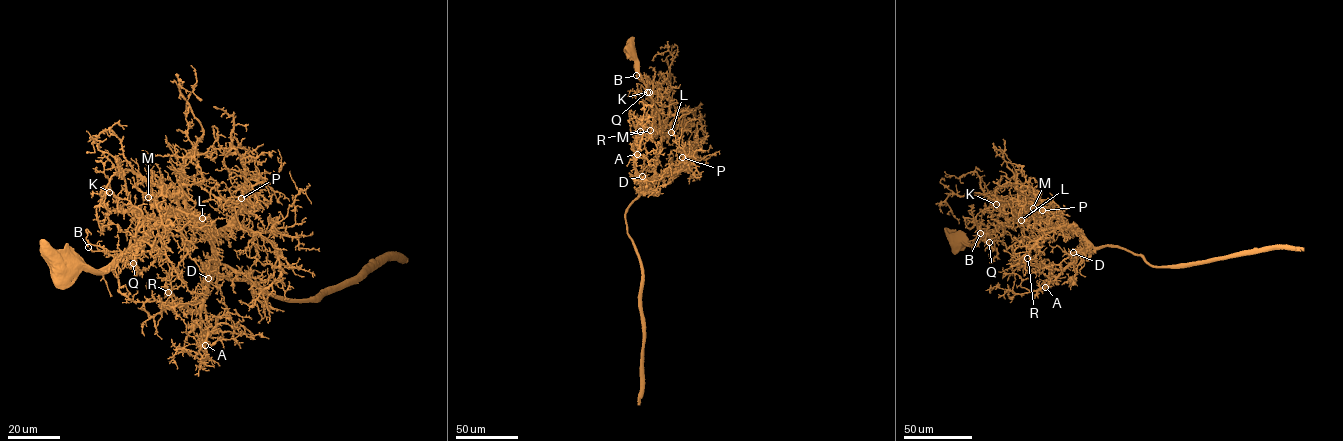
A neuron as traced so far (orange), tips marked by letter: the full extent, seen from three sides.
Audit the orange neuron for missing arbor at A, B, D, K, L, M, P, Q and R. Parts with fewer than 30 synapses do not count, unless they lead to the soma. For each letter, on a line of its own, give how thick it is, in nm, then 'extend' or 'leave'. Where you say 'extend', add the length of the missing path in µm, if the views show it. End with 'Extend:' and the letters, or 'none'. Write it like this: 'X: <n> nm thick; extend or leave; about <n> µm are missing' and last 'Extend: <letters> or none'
A: 160 nm thick; leave
B: 150 nm thick; leave
D: 200 nm thick; leave
K: 260 nm thick; leave
L: 130 nm thick; leave
M: 200 nm thick; leave
P: 130 nm thick; leave
Q: 200 nm thick; leave
R: 240 nm thick; extend; about 20 µm are missing
Extend: R

